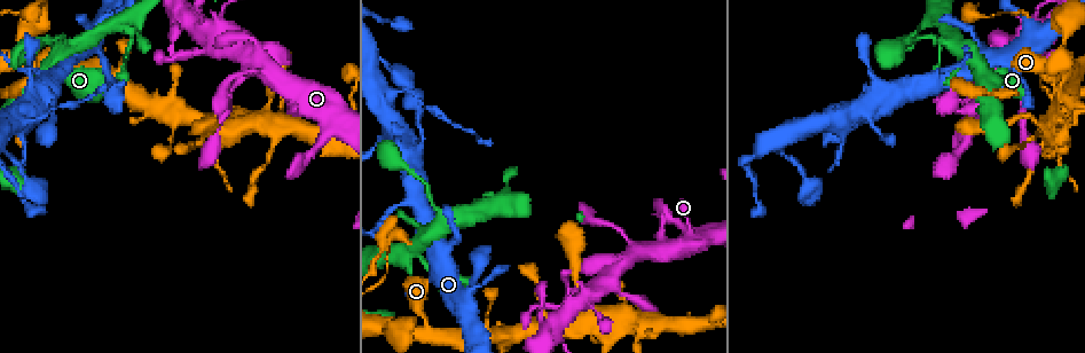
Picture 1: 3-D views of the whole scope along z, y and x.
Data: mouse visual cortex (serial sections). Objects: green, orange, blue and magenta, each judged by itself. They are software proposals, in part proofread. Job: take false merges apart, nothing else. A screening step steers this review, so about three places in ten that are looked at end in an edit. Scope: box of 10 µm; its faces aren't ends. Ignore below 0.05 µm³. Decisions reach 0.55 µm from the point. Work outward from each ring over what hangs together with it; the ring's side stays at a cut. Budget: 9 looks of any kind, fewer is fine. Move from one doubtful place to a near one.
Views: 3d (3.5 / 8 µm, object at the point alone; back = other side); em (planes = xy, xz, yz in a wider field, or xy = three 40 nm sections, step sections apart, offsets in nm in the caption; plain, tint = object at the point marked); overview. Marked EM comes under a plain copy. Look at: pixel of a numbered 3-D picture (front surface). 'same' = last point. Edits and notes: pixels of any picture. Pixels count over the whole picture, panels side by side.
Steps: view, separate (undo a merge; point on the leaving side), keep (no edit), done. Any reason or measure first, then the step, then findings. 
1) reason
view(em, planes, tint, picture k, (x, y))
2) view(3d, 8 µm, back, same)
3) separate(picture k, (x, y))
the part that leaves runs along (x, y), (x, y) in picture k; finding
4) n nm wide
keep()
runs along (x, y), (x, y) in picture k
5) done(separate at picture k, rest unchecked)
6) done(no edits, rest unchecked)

sharp bend
view(3d, 3.5 µm, picture 1, (328, 106))

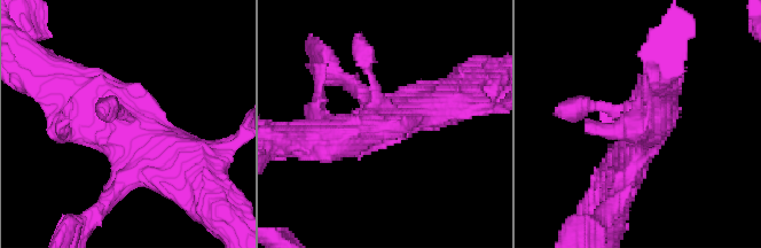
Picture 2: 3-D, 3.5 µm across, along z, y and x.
view(em, xy, step 3, tint, picture 2, (388, 120))

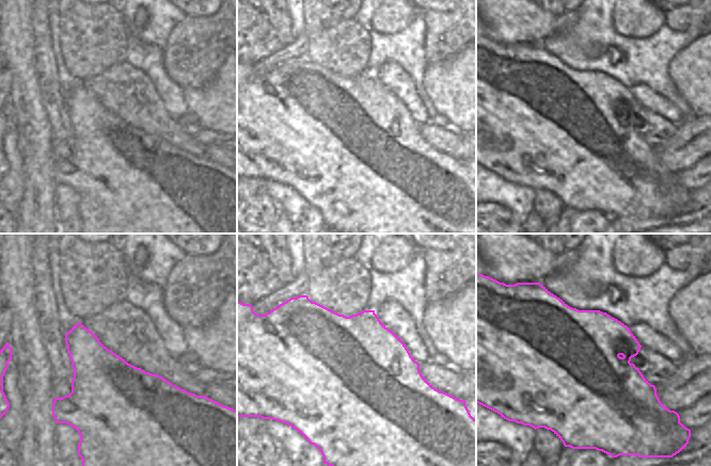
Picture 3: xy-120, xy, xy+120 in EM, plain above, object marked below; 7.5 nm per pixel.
keep()
one cell here

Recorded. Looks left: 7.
sudden change in width
view(3d, 3.5 µm, picture 1, (985, 72))

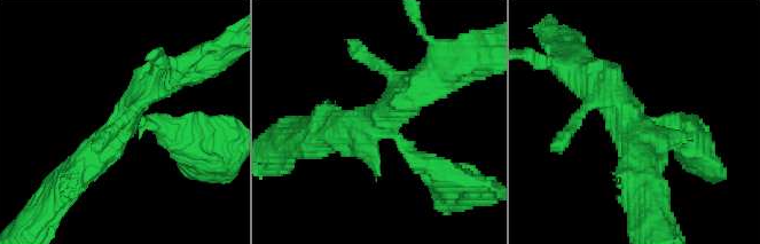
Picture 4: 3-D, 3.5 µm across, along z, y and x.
view(em, xy, step 3, tint, picture 4, (636, 121))

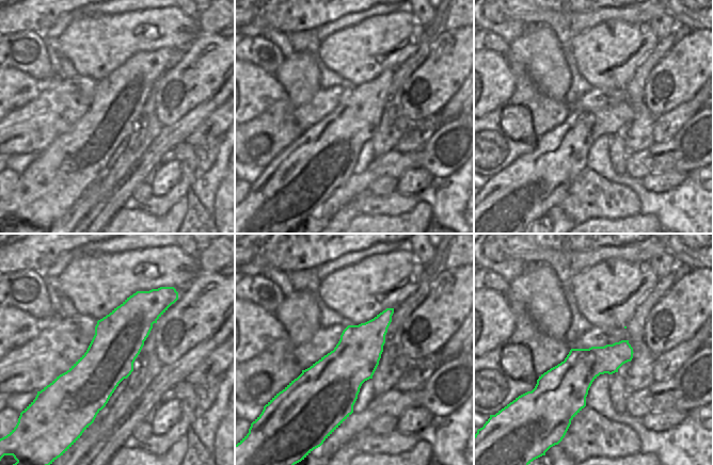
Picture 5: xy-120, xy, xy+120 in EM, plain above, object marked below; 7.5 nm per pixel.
keep()
runs along (151, 294), (86, 386), (85, 415) in picture 5; one cell here

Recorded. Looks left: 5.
four or more arms meet
view(3d, 8 µm, picture 1, (427, 330))

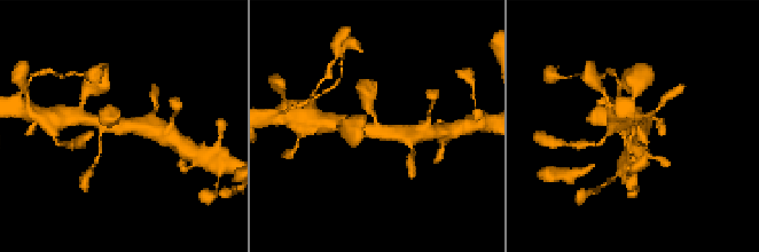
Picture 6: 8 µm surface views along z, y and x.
zoom in
view(3d, 3.5 µm, same)

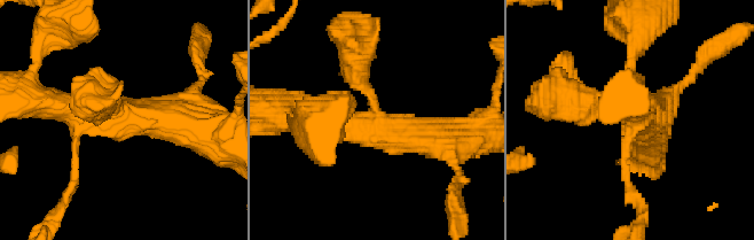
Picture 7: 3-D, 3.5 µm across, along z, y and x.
view(em, planes, tint, picture 7, (118, 114))

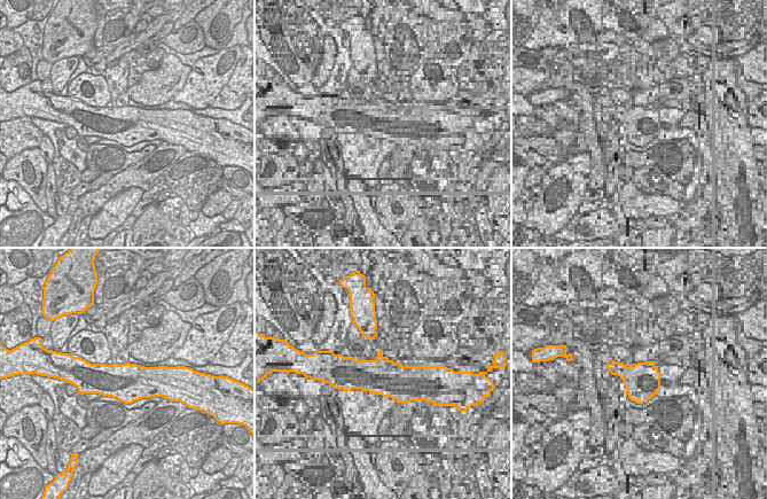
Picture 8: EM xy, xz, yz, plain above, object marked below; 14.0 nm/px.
arms of 150, 400, 400, 500 nm
keep()
runs along (353, 51), (382, 128), (445, 139) in picture 7; one cell here

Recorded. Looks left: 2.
sharp bend
view(3d, 3.5 µm, picture 1, (390, 98))

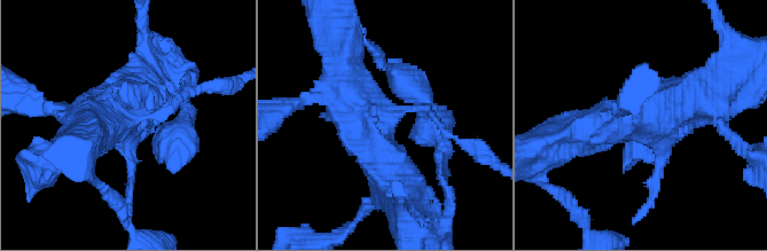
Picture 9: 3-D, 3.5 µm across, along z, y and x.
shape alone is not enough
view(em, xy, step 3, tint, picture 9, (130, 118))

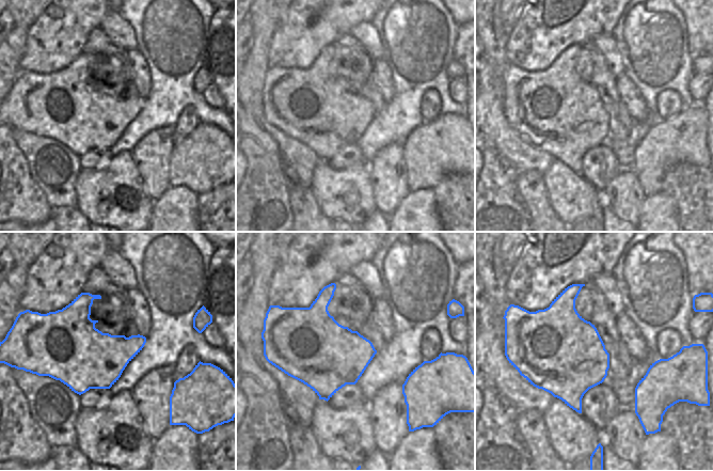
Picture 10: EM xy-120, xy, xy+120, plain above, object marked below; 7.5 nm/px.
separate(picture 9, (198, 89))
the part that leaves runs along (153, 114), (240, 78) in picture 9; two cells meet here

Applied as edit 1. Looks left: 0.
done(separate at picture 9, rest unchecked)

